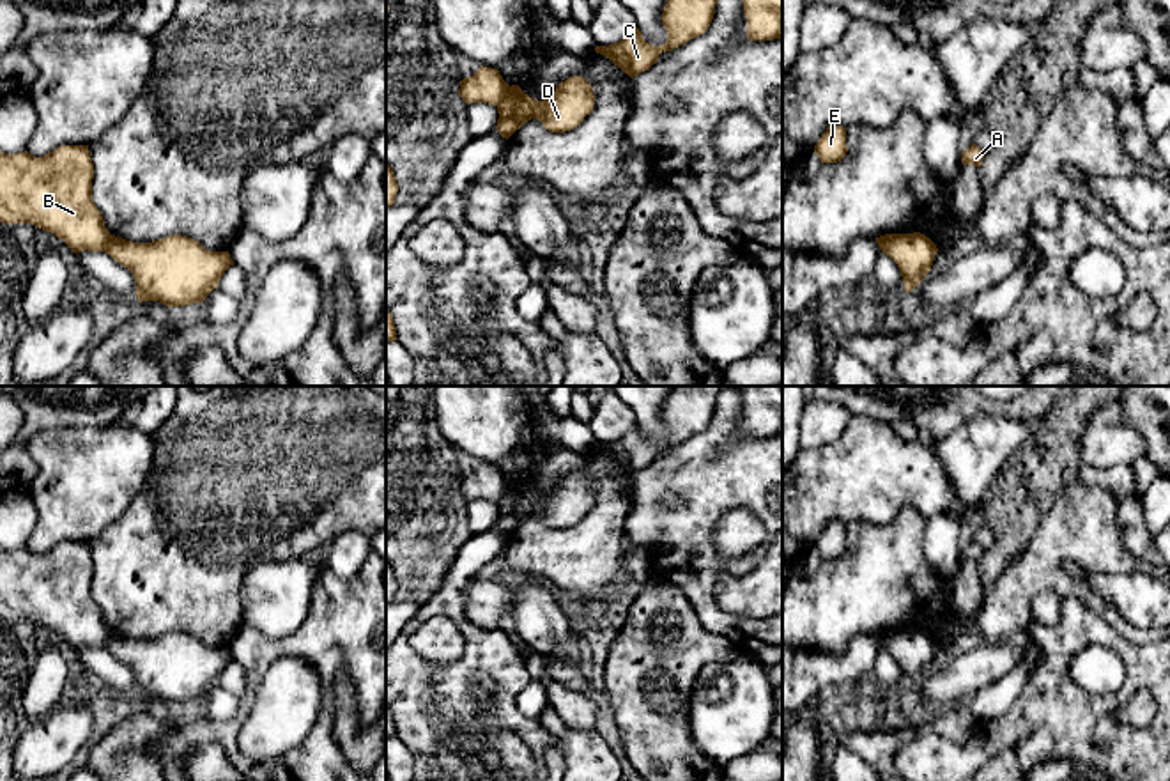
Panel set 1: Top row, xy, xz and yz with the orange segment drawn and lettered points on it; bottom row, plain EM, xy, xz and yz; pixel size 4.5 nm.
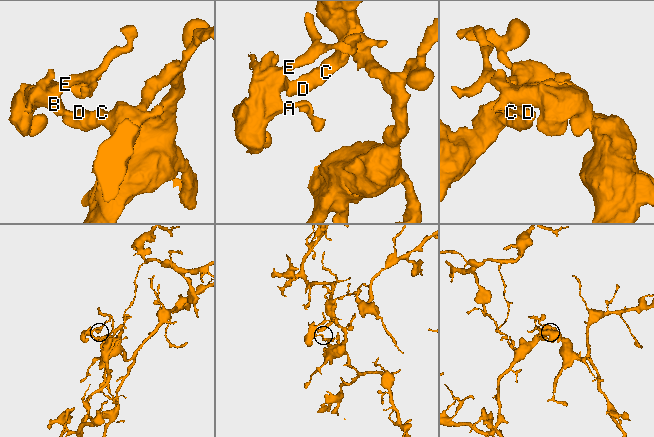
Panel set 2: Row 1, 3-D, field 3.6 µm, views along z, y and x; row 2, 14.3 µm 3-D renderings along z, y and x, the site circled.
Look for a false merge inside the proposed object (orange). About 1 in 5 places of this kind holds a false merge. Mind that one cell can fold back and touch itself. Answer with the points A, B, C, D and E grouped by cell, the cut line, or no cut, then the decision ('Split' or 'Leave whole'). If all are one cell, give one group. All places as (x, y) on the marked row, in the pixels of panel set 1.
Groups: A B E / C D. Split along xz (510, 87), (498, 107). Split

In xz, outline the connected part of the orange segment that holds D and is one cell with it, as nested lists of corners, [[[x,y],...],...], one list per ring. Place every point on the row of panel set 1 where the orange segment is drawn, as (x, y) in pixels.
[[[570,76],[543,101],[536,101],[512,85],[497,106],[496,129],[510,138],[524,122],[538,119],[545,129],[565,133],[577,128],[593,112],[593,87],[582,76]]]

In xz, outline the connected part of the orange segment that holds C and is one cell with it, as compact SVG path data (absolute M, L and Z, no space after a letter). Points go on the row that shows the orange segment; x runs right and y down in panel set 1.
M667 0L662 12L662 25L667 30L664 44L653 46L646 43L635 27L620 43L597 46L595 51L634 78L657 64L662 51L673 51L704 34L713 19L715 4L717 0Z

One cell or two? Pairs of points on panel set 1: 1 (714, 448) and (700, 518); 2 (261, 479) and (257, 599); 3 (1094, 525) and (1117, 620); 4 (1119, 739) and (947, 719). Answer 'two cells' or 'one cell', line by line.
1: one cell
2: two cells
3: one cell
4: two cells

